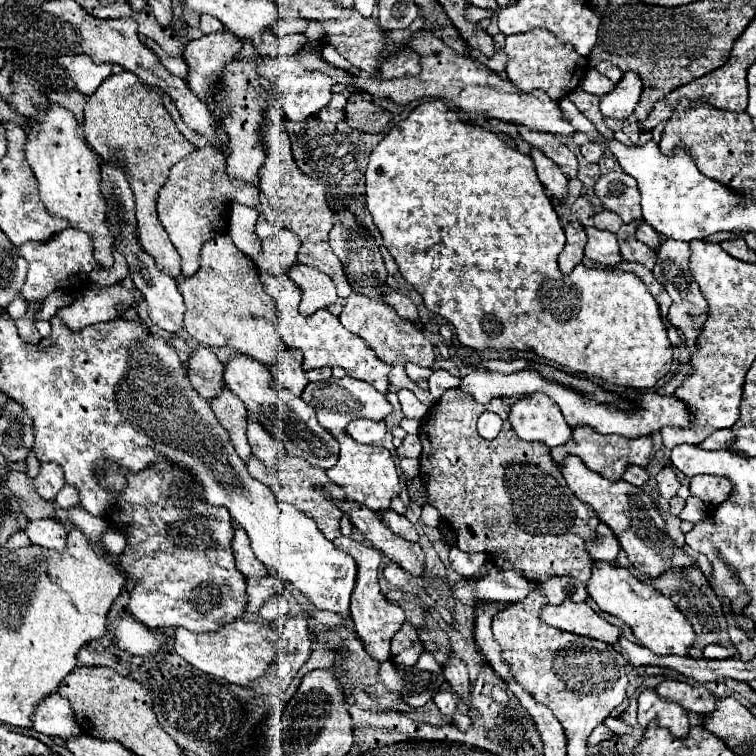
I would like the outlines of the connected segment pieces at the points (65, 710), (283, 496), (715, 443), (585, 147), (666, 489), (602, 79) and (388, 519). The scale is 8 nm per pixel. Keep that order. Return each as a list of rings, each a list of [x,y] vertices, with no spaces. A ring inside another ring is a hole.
[[[56,692],[36,704],[30,720],[36,732],[42,732],[52,738],[68,740],[68,738],[82,736],[82,730],[76,722],[72,706]]]
[[[284,452],[282,454],[282,462],[278,464],[278,468],[264,468],[264,464],[252,456],[250,462],[248,462],[248,472],[250,472],[252,478],[264,482],[276,494],[278,500],[294,504],[298,510],[302,510],[304,514],[312,516],[316,520],[318,528],[324,532],[324,536],[328,540],[334,540],[334,538],[340,536],[340,518],[342,518],[342,512],[328,500],[328,496],[342,500],[344,492],[342,492],[342,488],[336,488],[336,484],[332,484],[326,478],[326,472],[322,468],[314,468],[310,464],[304,464],[302,458],[294,458],[294,456],[288,456]],[[312,484],[318,484],[318,486],[326,488],[326,492],[318,492]]]
[[[718,430],[714,434],[710,434],[704,442],[700,442],[698,446],[704,450],[724,450],[734,442],[734,436],[730,436],[730,430]]]
[[[586,142],[586,144],[582,144],[580,150],[588,162],[598,162],[604,156],[604,146],[598,142]]]
[[[664,468],[662,472],[656,474],[656,482],[658,482],[658,490],[660,494],[668,500],[672,496],[676,496],[678,488],[680,488],[680,482],[676,480],[676,474],[670,470],[670,468]]]
[[[590,68],[590,70],[586,72],[586,76],[584,76],[584,80],[582,80],[580,86],[582,86],[586,92],[590,92],[590,94],[604,96],[606,92],[610,92],[610,90],[614,88],[614,82],[610,82],[606,76],[602,76],[602,74],[598,74],[594,68]]]
[[[384,510],[380,516],[382,516],[382,522],[384,522],[394,534],[402,536],[402,538],[408,540],[408,542],[418,542],[418,532],[416,532],[414,524],[412,524],[406,516],[398,514],[396,510]]]

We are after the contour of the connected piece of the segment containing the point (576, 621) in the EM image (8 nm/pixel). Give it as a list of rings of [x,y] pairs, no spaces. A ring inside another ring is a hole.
[[[566,602],[560,606],[546,604],[540,610],[540,622],[564,632],[590,636],[608,644],[614,644],[620,636],[620,630],[610,622],[606,622],[602,616],[598,616],[586,602],[582,604]]]

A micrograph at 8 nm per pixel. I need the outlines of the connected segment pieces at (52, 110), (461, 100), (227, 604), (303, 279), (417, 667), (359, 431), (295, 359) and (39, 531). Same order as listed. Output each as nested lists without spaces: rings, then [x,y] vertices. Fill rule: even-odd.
[[[50,104],[48,112],[30,120],[26,160],[38,180],[40,198],[52,216],[64,218],[74,230],[86,232],[94,244],[94,260],[102,268],[114,264],[112,236],[106,228],[106,202],[100,194],[100,164],[94,150],[78,134],[78,122],[66,108]]]
[[[418,30],[412,32],[412,36],[402,44],[404,48],[414,50],[420,54],[420,74],[416,76],[402,76],[402,78],[392,78],[392,80],[378,80],[378,78],[360,78],[354,76],[342,68],[336,68],[328,64],[320,54],[308,52],[304,46],[298,48],[298,52],[290,54],[298,64],[304,68],[320,70],[326,76],[330,76],[336,84],[344,84],[350,90],[358,90],[370,96],[378,98],[388,98],[394,104],[410,104],[418,98],[444,98],[452,102],[466,120],[474,116],[488,116],[488,118],[498,118],[502,122],[514,124],[514,126],[526,126],[536,132],[550,132],[550,134],[572,134],[574,128],[562,120],[562,112],[558,108],[558,102],[550,100],[542,90],[536,92],[522,92],[518,90],[508,78],[502,78],[500,74],[492,72],[484,64],[480,64],[474,58],[458,56],[452,48],[448,48],[432,30]]]
[[[160,456],[154,466],[148,466],[148,468],[144,468],[142,472],[138,472],[138,474],[134,474],[134,476],[128,476],[128,486],[126,486],[126,490],[122,492],[122,496],[118,498],[118,502],[114,504],[114,508],[110,508],[110,512],[108,512],[104,518],[108,520],[108,516],[110,516],[112,524],[114,524],[116,528],[124,530],[124,534],[126,534],[126,538],[128,538],[128,546],[124,548],[124,552],[118,556],[116,562],[124,568],[124,572],[126,572],[130,578],[136,578],[136,580],[138,580],[138,584],[134,586],[134,590],[132,590],[132,594],[130,594],[130,612],[134,614],[136,620],[140,620],[142,624],[146,624],[146,626],[152,628],[152,630],[158,630],[158,628],[178,628],[178,626],[182,626],[182,628],[188,628],[188,630],[192,630],[192,632],[212,632],[212,630],[216,630],[216,628],[220,628],[220,626],[224,626],[224,624],[228,624],[228,622],[234,622],[236,618],[242,618],[242,614],[244,614],[244,610],[246,610],[248,594],[246,594],[246,578],[244,578],[244,574],[238,572],[238,568],[236,568],[236,564],[234,564],[234,554],[232,554],[234,526],[232,526],[232,518],[230,518],[230,514],[228,514],[226,508],[222,508],[222,506],[210,506],[210,504],[206,502],[202,484],[200,484],[190,472],[186,472],[186,470],[182,470],[182,468],[178,468],[178,466],[174,466],[174,464],[170,464],[166,458]],[[174,506],[178,506],[182,512],[188,512],[188,516],[186,516],[186,518],[174,518]]]
[[[296,264],[294,268],[290,268],[290,278],[302,292],[300,314],[304,314],[304,316],[314,314],[320,308],[328,308],[330,304],[334,304],[338,300],[334,282],[330,280],[330,276],[326,276],[318,270]]]
[[[424,652],[410,668],[402,668],[392,660],[380,662],[378,682],[382,682],[388,692],[412,708],[420,708],[430,702],[434,694],[446,684],[442,666],[434,660],[434,656],[430,656],[430,652]]]
[[[352,420],[346,426],[346,432],[358,442],[358,444],[378,444],[384,434],[386,434],[386,424],[384,422],[374,422],[374,420]]]
[[[284,348],[284,352],[280,354],[278,362],[270,368],[270,372],[272,372],[272,386],[276,390],[284,388],[300,396],[308,384],[304,370],[302,370],[302,352],[300,350]]]
[[[54,518],[26,522],[24,524],[24,532],[32,540],[32,544],[38,544],[38,546],[44,546],[44,548],[52,548],[52,550],[58,550],[58,552],[66,550],[66,536],[68,534],[66,534],[64,526],[58,520],[54,520]]]

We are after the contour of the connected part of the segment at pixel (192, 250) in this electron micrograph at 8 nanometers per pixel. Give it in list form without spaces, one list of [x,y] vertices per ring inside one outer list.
[[[210,144],[196,148],[190,156],[172,166],[170,176],[158,194],[158,218],[182,258],[182,276],[194,276],[200,268],[200,248],[214,236],[226,232],[230,202],[256,206],[258,194],[260,190],[254,184],[234,186],[228,180],[226,158]]]

